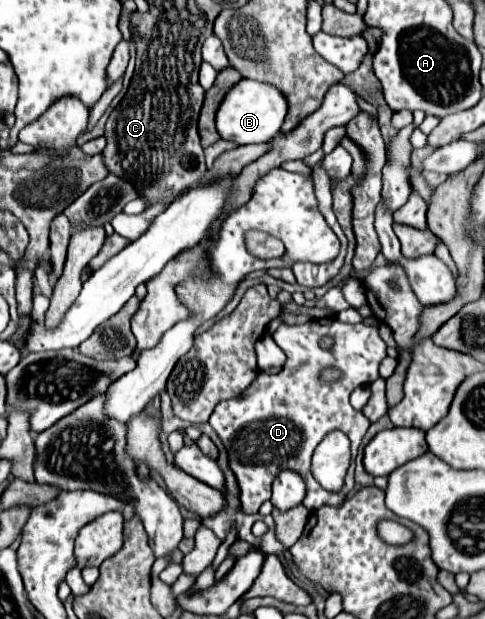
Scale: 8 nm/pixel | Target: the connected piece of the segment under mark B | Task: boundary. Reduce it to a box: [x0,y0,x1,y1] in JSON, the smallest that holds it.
[216,80,286,144]

